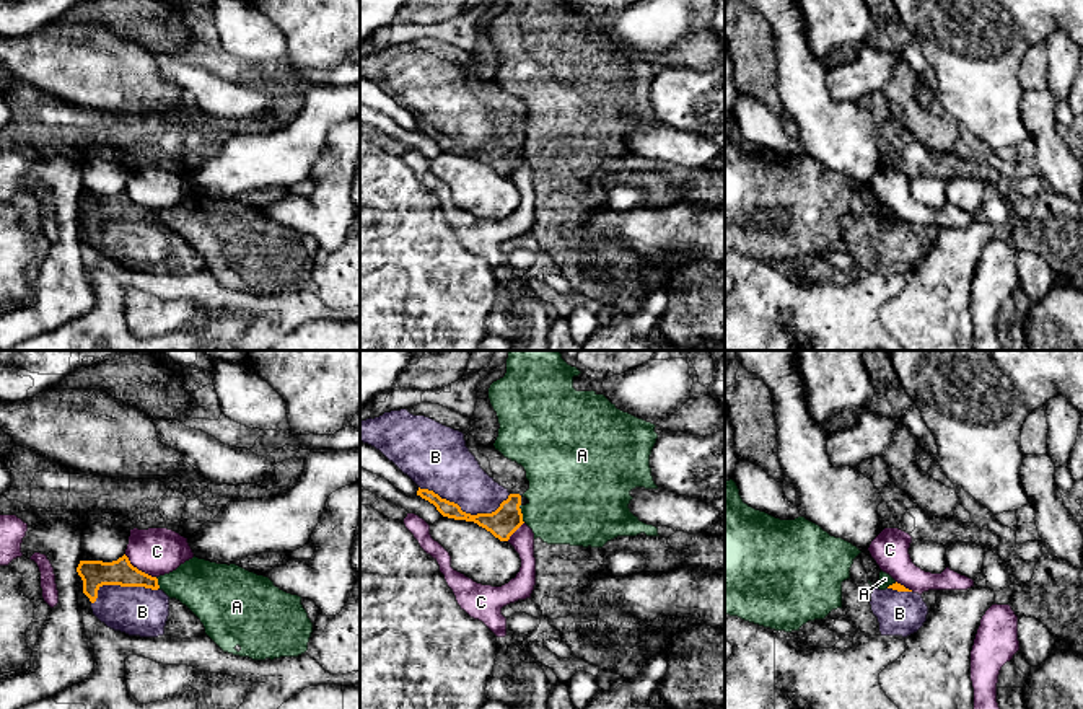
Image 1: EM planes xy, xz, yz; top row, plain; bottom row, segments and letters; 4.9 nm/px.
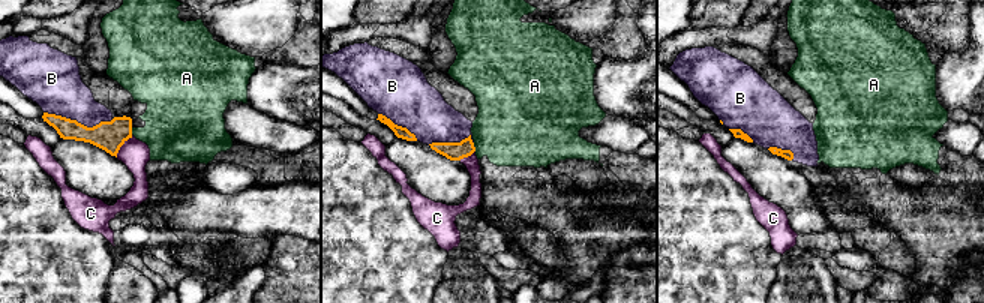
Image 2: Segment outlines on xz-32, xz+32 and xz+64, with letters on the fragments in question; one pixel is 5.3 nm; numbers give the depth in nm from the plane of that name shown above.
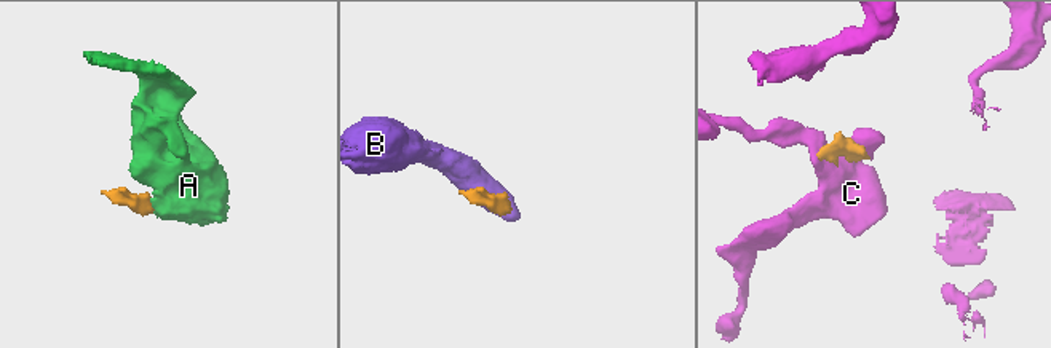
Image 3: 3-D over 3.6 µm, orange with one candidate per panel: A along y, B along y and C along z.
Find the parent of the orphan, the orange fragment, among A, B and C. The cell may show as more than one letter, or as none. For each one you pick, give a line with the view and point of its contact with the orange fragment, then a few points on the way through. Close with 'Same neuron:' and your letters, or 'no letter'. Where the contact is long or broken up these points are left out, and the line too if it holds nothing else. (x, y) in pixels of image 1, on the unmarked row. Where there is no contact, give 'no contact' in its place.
B: xz (464, 147)
Same neuron: B

